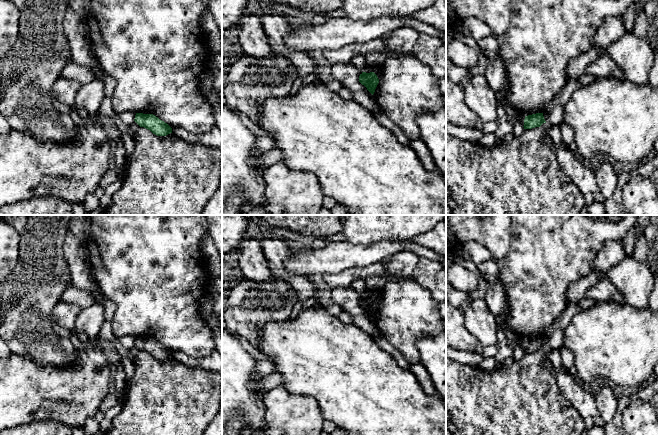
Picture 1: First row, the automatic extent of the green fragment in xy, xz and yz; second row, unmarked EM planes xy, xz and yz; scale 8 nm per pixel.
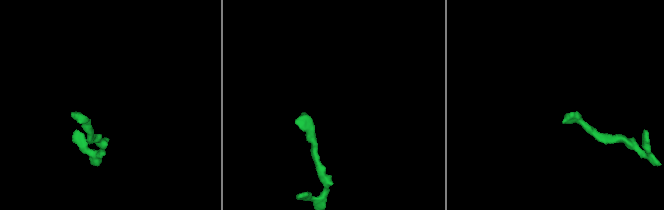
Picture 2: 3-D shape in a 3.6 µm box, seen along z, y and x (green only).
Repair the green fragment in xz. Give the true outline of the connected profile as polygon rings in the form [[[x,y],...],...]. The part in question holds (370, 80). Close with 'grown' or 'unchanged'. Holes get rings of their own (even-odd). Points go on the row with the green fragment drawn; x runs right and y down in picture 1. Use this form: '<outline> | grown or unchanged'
[[[362,72],[359,76],[359,82],[373,95],[379,83],[379,79],[374,72]]] | unchanged

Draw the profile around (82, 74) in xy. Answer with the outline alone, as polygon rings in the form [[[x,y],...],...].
[[[70,62],[62,71],[61,77],[78,81],[81,85],[85,85],[96,78],[95,71],[83,65]]]

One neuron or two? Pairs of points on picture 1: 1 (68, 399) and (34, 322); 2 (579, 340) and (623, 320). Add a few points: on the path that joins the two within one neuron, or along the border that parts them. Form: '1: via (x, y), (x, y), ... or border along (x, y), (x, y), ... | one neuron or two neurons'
1: border along (31, 357), (58, 367), (68, 367), (76, 360) | two neurons
2: via (590, 337), (606, 337), (612, 331) | one neuron

